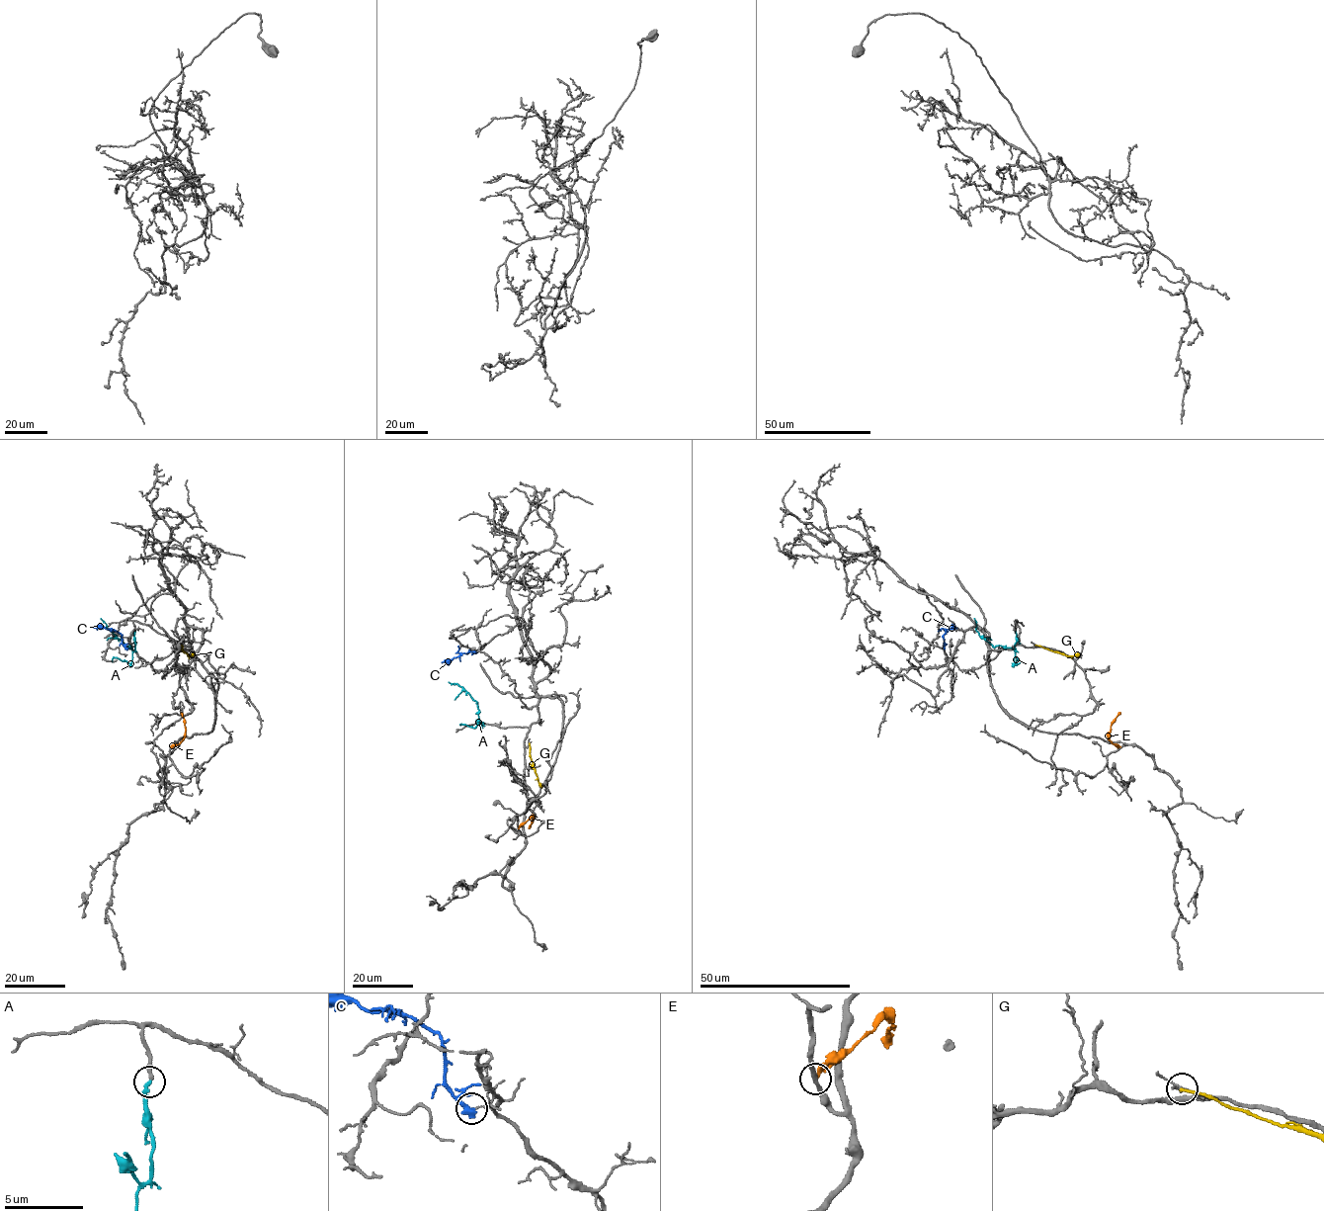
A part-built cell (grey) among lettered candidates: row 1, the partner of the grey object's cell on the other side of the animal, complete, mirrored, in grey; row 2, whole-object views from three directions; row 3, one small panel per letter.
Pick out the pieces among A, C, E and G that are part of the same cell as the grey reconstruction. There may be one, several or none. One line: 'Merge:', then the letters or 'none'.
Merge: A

